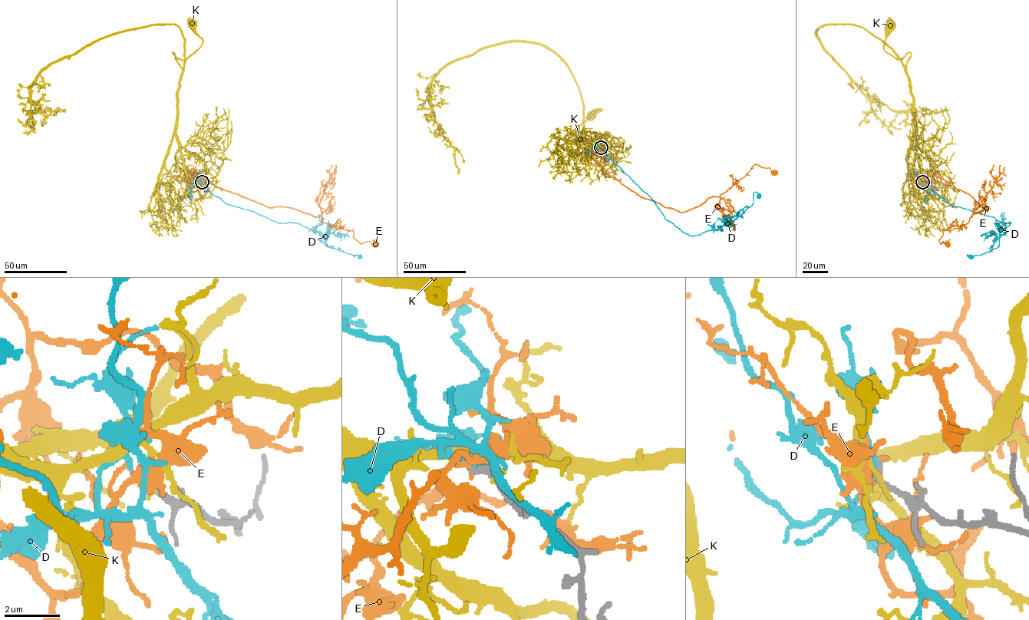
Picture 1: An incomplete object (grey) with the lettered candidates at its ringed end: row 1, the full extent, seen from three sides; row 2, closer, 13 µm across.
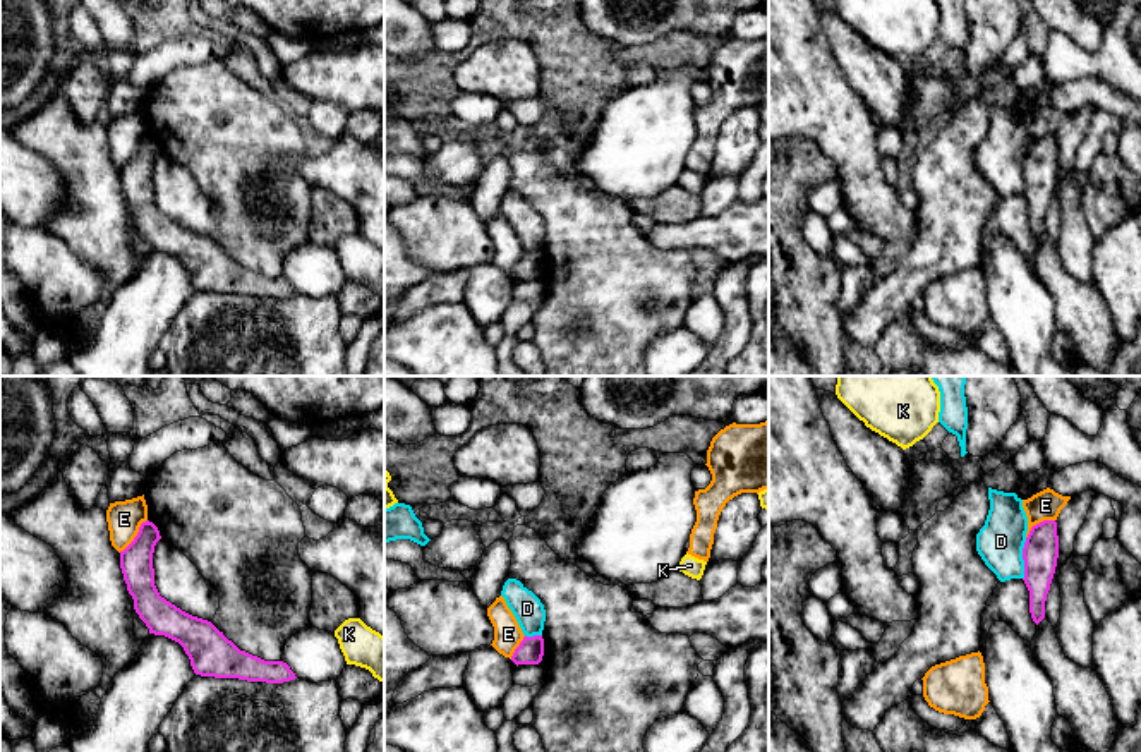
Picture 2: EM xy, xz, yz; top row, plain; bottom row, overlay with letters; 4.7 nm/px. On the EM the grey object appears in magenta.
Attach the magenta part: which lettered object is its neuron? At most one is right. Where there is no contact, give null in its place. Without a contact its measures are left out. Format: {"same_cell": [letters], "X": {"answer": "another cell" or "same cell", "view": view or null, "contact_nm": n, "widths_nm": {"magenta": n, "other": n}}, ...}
{"same_cell": [], "D": {"answer": "another cell", "view": "yz", "contact_nm": 200, "widths_nm": {"magenta": 170, "other": 220}}, "E": {"answer": "another cell", "view": "xy", "contact_nm": 200, "widths_nm": {"magenta": 160, "other": 160}}, "K": {"answer": "another cell", "view": null}}

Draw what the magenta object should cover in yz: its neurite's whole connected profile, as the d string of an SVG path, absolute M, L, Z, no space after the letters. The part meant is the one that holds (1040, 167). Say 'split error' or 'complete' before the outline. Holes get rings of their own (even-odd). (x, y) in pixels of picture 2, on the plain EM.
complete; M1043 136L1031 143L1024 163L1024 199L1029 206L1029 228L1038 240L1045 233L1045 216L1059 173L1057 137Z

